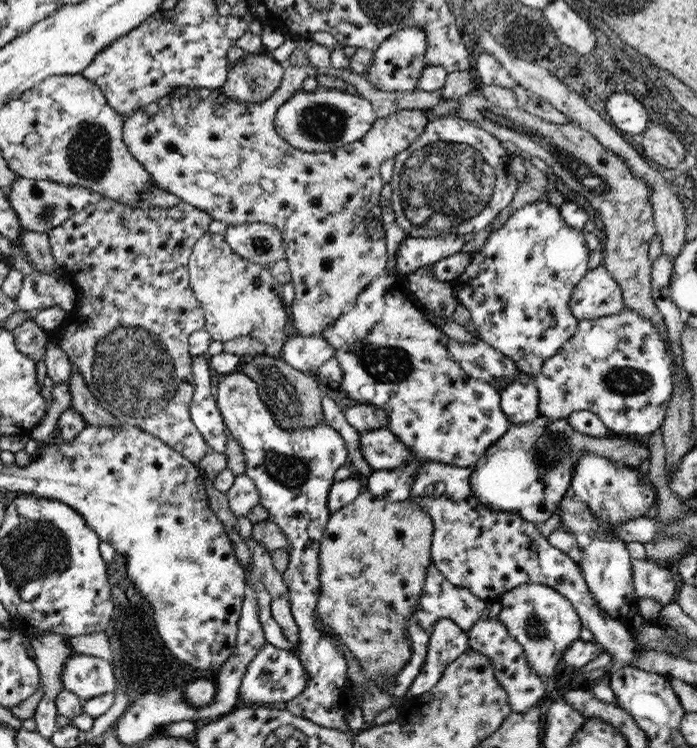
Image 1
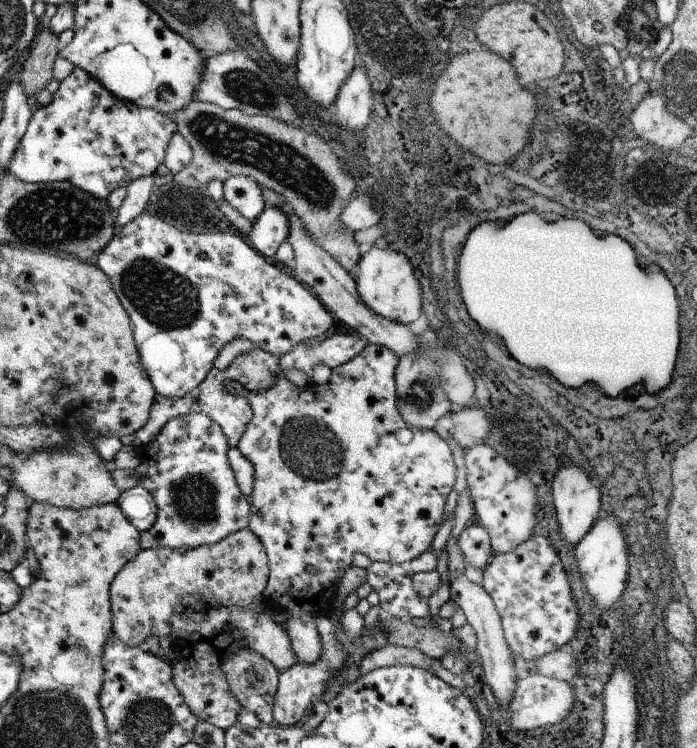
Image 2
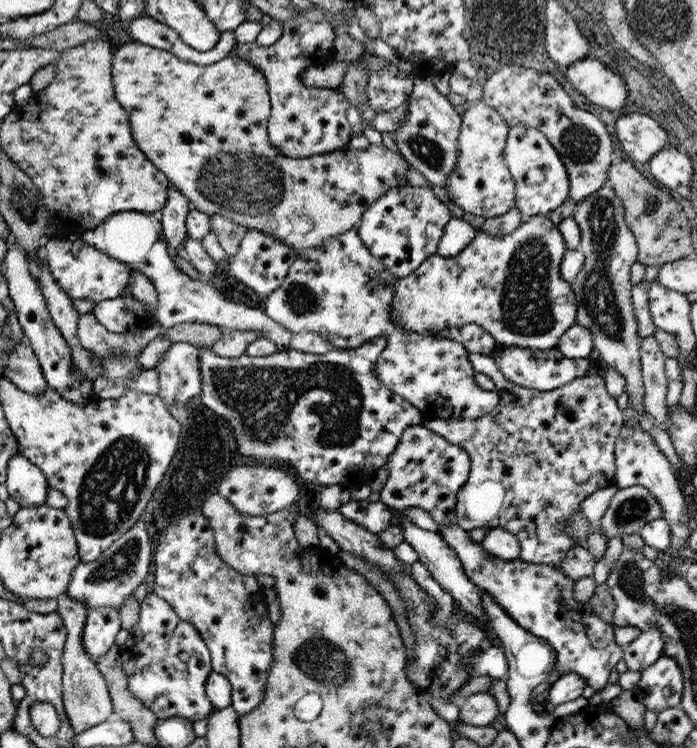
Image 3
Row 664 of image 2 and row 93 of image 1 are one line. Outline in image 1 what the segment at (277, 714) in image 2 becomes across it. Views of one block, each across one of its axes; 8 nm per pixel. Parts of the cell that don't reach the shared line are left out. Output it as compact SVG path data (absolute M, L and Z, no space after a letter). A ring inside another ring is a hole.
M297 90L275 114L275 130L287 146L293 150L319 154L319 152L333 152L345 144L355 144L363 140L363 134L371 132L371 124L379 120L379 114L371 106L367 98L349 96L345 92L335 90L315 90L303 92Z

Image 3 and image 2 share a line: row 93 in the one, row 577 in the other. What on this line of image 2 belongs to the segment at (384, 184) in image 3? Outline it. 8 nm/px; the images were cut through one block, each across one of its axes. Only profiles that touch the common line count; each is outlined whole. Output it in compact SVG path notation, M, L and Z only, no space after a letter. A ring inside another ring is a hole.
M239 530L235 534L229 534L223 538L223 542L217 542L213 546L199 546L193 550L171 550L171 548L151 548L151 550L139 550L133 560L129 560L113 578L109 586L109 602L111 602L111 616L115 618L115 624L111 626L113 636L117 636L125 646L137 648L137 644L149 636L155 634L161 638L169 638L173 646L179 646L173 668L173 684L187 702L187 706L193 710L193 714L199 718L199 722L209 722L223 732L229 730L241 712L241 704L237 702L235 694L229 688L227 676L223 672L223 664L227 658L243 648L253 648L255 652L263 654L267 660L273 662L273 666L279 670L279 674L287 672L291 666L299 662L297 654L291 648L287 632L277 624L275 620L267 618L265 614L257 612L255 604L263 604L263 588L269 580L269 566L267 566L267 554L263 548L263 542L255 536L253 530Z

